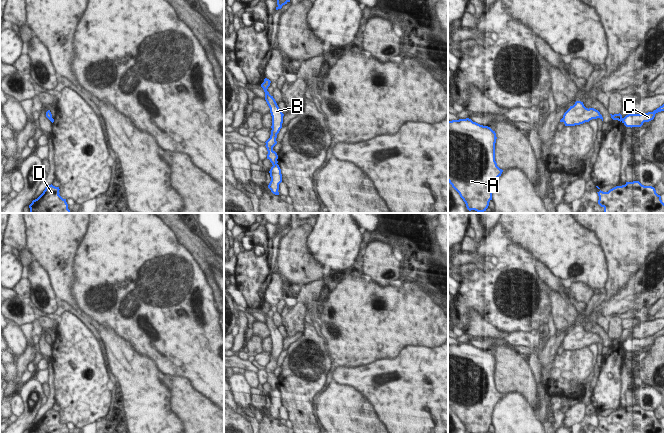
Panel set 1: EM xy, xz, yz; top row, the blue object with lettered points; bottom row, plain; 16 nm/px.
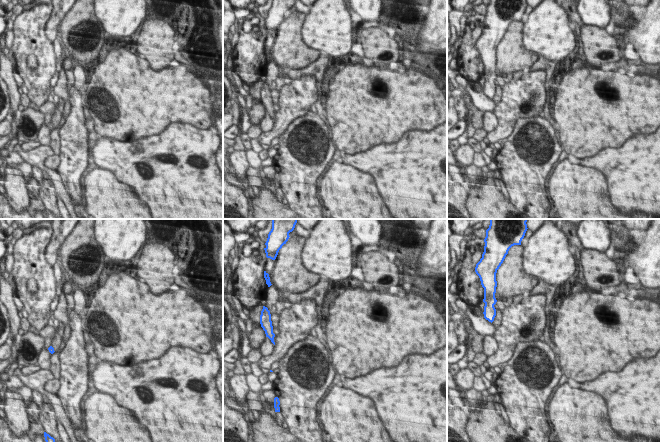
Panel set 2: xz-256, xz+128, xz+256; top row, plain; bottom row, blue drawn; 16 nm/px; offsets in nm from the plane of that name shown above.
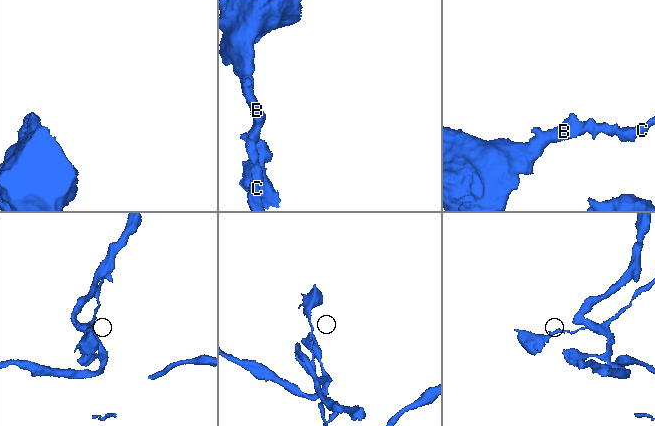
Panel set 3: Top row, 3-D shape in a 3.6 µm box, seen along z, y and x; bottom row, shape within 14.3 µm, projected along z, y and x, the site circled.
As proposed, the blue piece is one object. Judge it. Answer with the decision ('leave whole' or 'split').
split

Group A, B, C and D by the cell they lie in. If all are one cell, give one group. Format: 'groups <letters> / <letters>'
groups A B / C D

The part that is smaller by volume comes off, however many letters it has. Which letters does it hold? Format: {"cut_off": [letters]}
{"cut_off": ["A", "B"]}

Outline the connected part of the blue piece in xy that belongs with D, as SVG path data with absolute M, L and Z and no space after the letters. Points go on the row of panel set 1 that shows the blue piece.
M52 184L47 186L43 193L29 205L29 213L70 213L66 199L59 194L59 187Z

